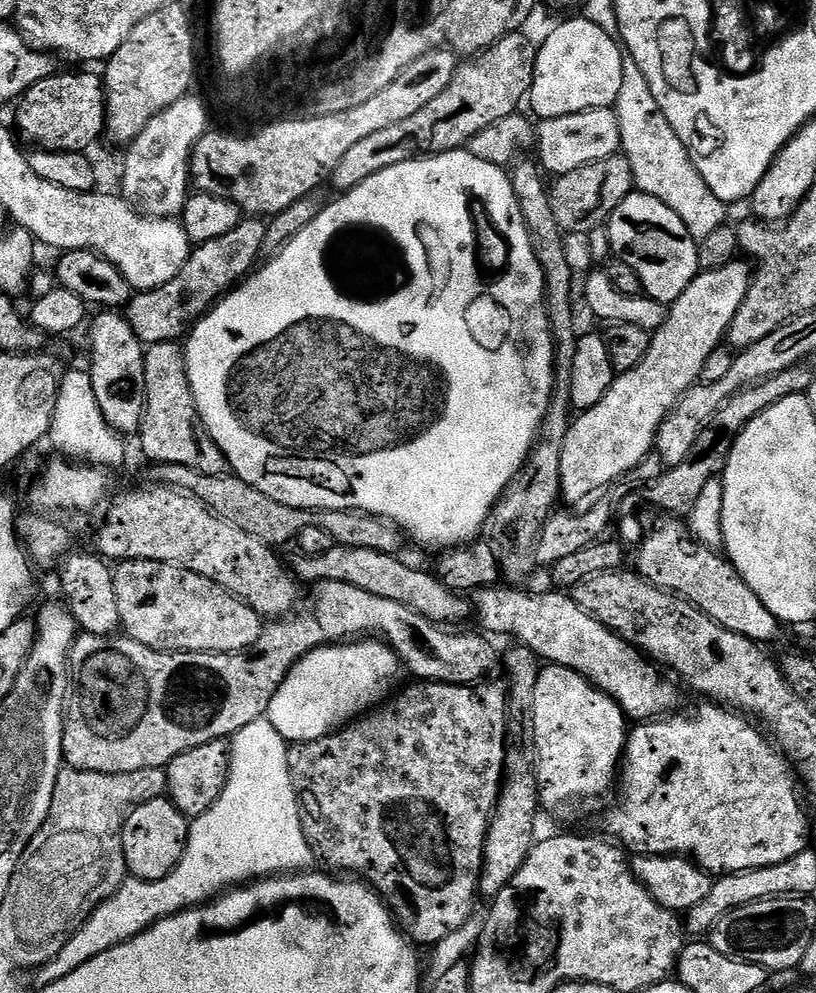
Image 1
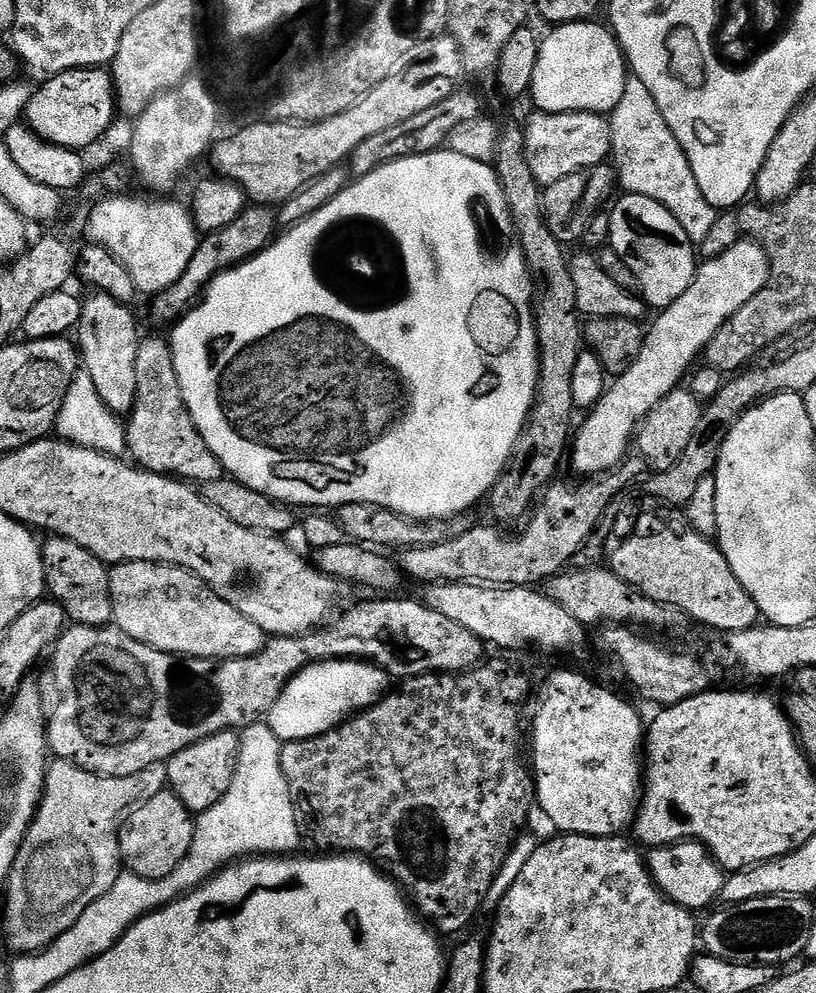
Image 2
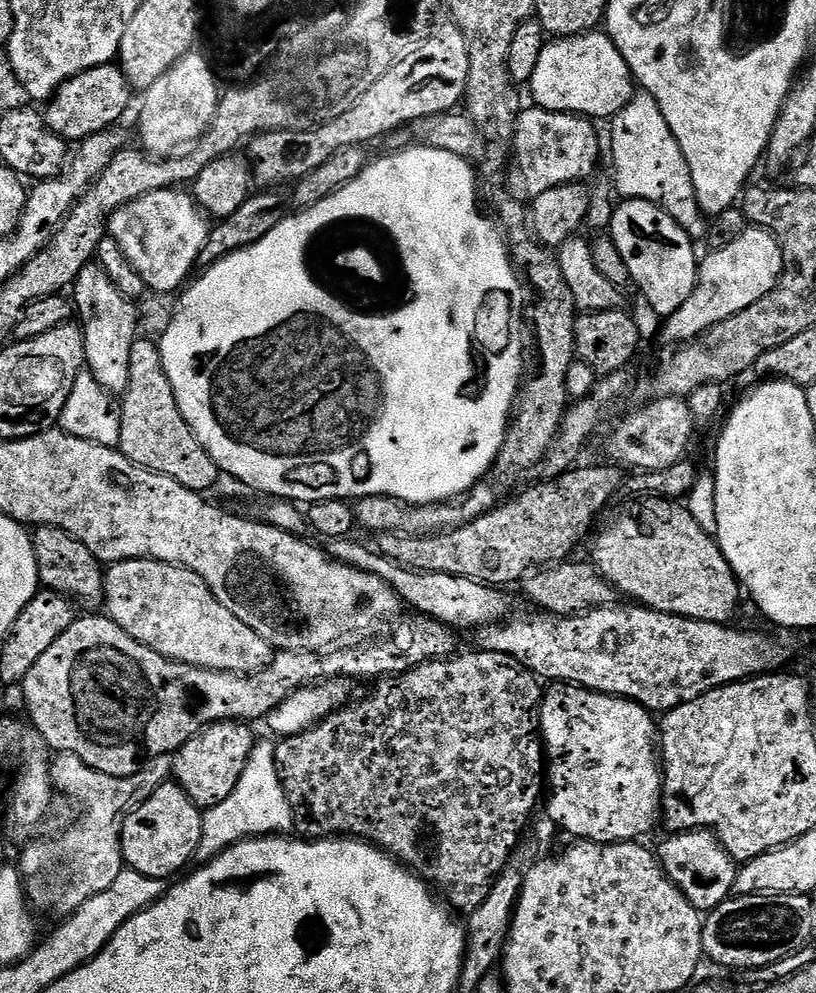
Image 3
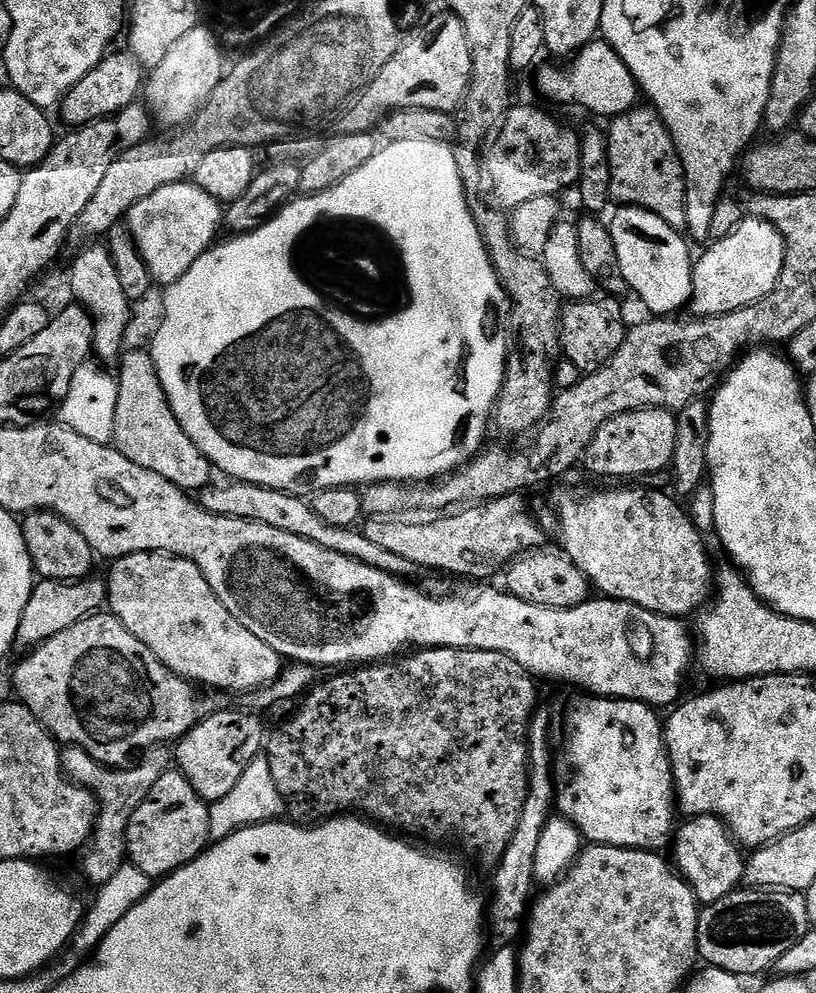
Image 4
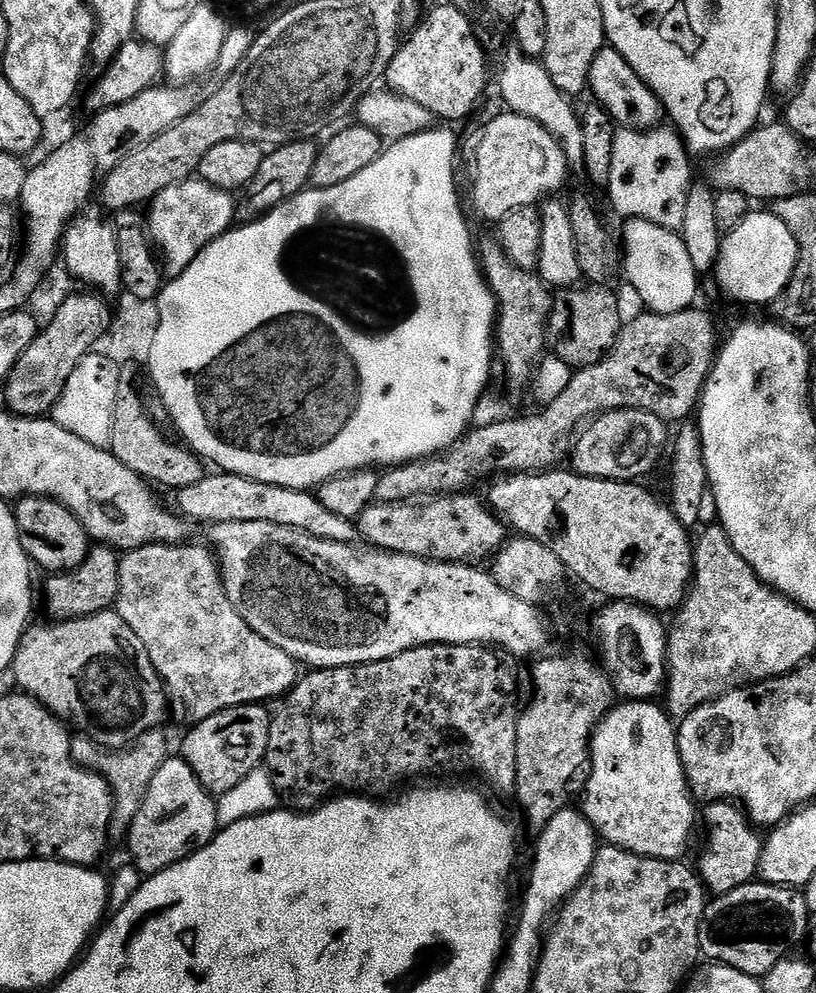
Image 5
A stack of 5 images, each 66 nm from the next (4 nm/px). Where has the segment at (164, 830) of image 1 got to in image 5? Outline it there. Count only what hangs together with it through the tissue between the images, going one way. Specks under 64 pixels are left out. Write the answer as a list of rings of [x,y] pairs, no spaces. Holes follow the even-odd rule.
[[[170,758],[158,766],[158,774],[150,778],[150,790],[128,827],[126,843],[132,855],[131,863],[145,877],[156,876],[162,870],[183,860],[189,860],[216,837],[216,800],[198,782],[183,758]]]

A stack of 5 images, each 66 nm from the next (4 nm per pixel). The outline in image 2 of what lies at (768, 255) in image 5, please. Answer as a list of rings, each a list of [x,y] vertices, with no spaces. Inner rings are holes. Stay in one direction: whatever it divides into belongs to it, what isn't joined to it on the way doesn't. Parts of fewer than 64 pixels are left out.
[[[741,238],[737,244],[730,246],[730,250],[726,250],[726,254],[718,254],[718,258],[713,260],[704,260],[697,267],[696,277],[690,282],[686,294],[682,294],[682,298],[678,298],[678,302],[663,309],[657,315],[660,317],[653,322],[652,328],[650,324],[645,331],[642,354],[638,354],[638,362],[634,362],[634,366],[630,366],[630,370],[626,370],[626,374],[615,377],[607,385],[604,397],[597,402],[595,408],[585,415],[588,417],[585,418],[584,425],[581,428],[579,425],[575,429],[574,439],[570,444],[570,464],[572,460],[572,468],[577,472],[577,477],[601,476],[602,473],[617,468],[626,459],[633,447],[637,427],[654,410],[654,406],[658,406],[658,402],[662,402],[662,398],[669,396],[675,388],[681,387],[682,381],[689,375],[693,365],[697,363],[695,360],[699,356],[701,359],[702,353],[714,338],[714,334],[718,334],[718,330],[722,330],[724,323],[738,310],[742,310],[742,306],[746,306],[746,302],[750,302],[750,298],[754,298],[754,294],[758,294],[758,290],[765,288],[771,274],[772,267],[768,261],[766,250],[751,238]]]

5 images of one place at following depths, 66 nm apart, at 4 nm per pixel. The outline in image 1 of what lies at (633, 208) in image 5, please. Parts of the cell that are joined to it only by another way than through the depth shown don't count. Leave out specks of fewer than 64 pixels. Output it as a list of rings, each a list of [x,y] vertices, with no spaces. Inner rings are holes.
[[[630,58],[622,62],[622,90],[614,107],[618,128],[622,130],[620,152],[630,162],[635,191],[645,192],[647,196],[658,198],[658,202],[670,206],[697,242],[707,238],[713,230],[725,227],[729,205],[714,198],[714,190],[702,182],[702,174],[698,174],[686,146],[682,146],[682,138],[678,138],[678,134],[674,134],[674,126],[666,122],[666,114],[662,114],[650,90],[650,82],[646,82],[646,74],[642,74],[642,70],[638,70],[638,62]]]

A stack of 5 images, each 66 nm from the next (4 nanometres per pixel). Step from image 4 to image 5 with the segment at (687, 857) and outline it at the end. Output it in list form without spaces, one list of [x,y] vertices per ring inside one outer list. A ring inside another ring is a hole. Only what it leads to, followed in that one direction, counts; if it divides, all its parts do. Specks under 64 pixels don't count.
[[[714,800],[703,805],[702,824],[703,827],[704,824],[708,827],[708,841],[705,842],[704,853],[700,856],[698,875],[705,889],[713,897],[717,897],[753,883],[760,871],[764,840],[747,815],[735,803]]]

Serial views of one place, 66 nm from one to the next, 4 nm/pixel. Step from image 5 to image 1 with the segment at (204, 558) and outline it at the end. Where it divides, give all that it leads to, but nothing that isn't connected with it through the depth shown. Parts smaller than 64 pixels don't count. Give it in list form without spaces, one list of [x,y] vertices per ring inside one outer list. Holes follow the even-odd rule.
[[[126,560],[117,563],[114,568],[114,594],[118,594],[118,614],[127,639],[136,640],[142,646],[150,646],[159,652],[247,652],[260,637],[262,618],[249,604],[242,602],[222,586],[210,582],[210,578],[202,578],[202,574],[194,574],[177,564],[163,564],[157,560]]]

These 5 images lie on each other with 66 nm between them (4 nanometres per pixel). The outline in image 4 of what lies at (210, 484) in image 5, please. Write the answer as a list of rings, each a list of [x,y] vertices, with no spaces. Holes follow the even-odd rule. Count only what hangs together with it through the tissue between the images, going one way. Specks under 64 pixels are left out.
[[[224,483],[228,484],[222,485],[221,488],[209,486],[199,493],[198,502],[206,510],[210,510],[210,514],[262,522],[266,526],[274,526],[274,530],[286,530],[286,534],[298,534],[298,538],[306,538],[306,542],[326,546],[326,550],[334,550],[334,554],[346,554],[346,558],[366,562],[366,566],[374,566],[376,570],[382,570],[391,576],[408,578],[411,577],[411,572],[414,572],[414,565],[406,562],[406,558],[398,558],[398,554],[390,554],[390,550],[382,550],[382,546],[370,542],[370,538],[366,538],[363,531],[355,527],[339,528],[324,522],[315,513],[313,505],[303,496],[257,484]]]

